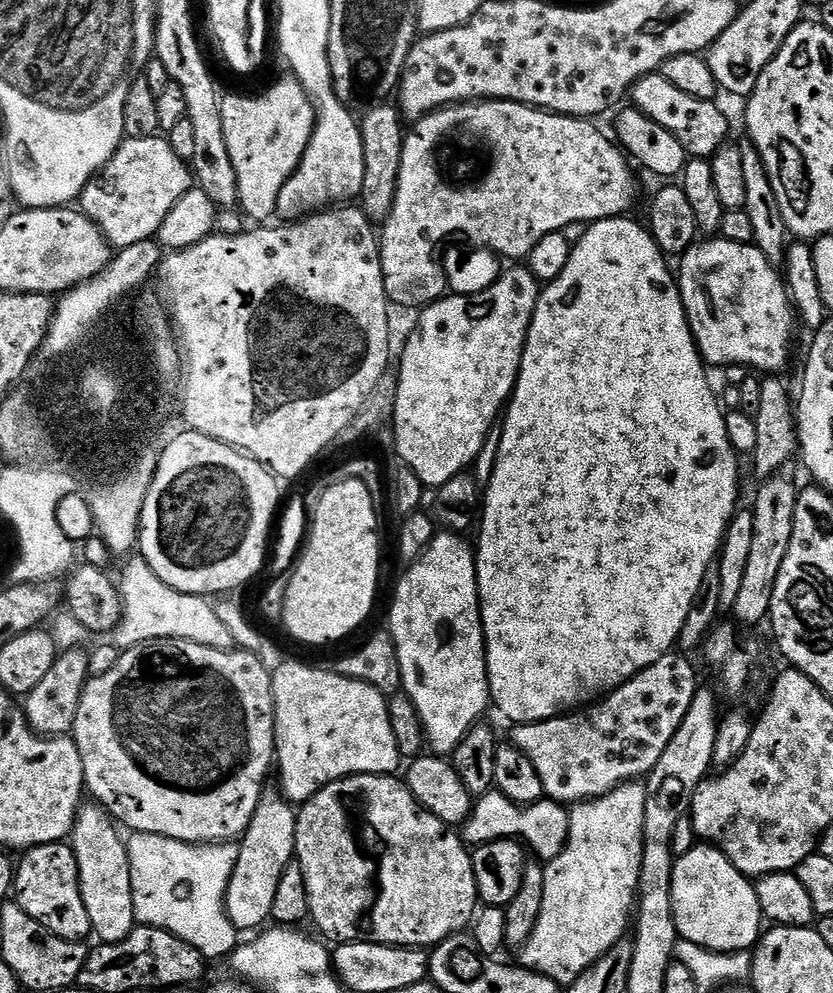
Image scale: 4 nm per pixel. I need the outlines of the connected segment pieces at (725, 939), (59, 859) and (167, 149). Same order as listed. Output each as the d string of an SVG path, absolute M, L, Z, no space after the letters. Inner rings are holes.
M707 842L697 845L697 848L692 848L681 856L679 853L674 860L672 902L679 939L689 940L715 952L746 952L755 949L762 935L762 913L755 883L737 870L734 862L726 858L721 848L713 848Z
M67 843L43 844L37 848L27 849L24 856L16 864L16 883L14 885L14 900L19 904L34 922L46 926L58 938L63 940L74 940L77 942L87 941L87 936L93 935L90 914L86 914L86 902L82 902L82 890L80 889L80 871L78 862L71 847Z
M159 135L137 140L125 139L120 149L112 155L112 161L85 186L78 197L79 207L84 215L94 221L102 230L102 234L113 249L129 248L143 240L153 239L159 233L162 222L170 210L194 187L194 177L191 167L168 144L167 139Z

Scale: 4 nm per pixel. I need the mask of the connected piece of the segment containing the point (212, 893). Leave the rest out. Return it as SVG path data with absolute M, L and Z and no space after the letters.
M132 832L127 837L128 857L132 867L132 893L136 919L141 925L161 928L197 948L205 958L231 957L238 947L238 931L227 914L225 900L228 883L239 858L235 843L189 844L152 833Z

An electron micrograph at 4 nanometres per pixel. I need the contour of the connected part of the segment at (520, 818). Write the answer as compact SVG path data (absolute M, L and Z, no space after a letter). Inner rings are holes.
M495 788L491 789L484 795L481 795L473 805L473 814L471 819L462 826L463 839L472 846L489 844L491 841L521 838L527 847L532 851L537 859L547 862L553 860L562 852L568 844L569 838L569 818L571 813L565 805L557 805L554 810L548 810L544 816L525 816L525 812L519 805L506 799L505 795Z

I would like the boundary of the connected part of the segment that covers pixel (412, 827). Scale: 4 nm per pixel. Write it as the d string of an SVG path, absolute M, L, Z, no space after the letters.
M395 775L386 776L348 776L344 780L335 780L318 794L304 801L297 815L297 838L295 859L301 864L302 877L305 878L306 894L309 898L311 922L320 927L321 937L329 936L335 942L363 942L366 944L394 944L398 948L431 949L441 944L446 938L465 931L473 923L477 915L478 897L476 895L476 879L472 865L472 852L466 847L465 841L456 836L449 825L443 824L434 814L423 808L408 789L407 783Z

